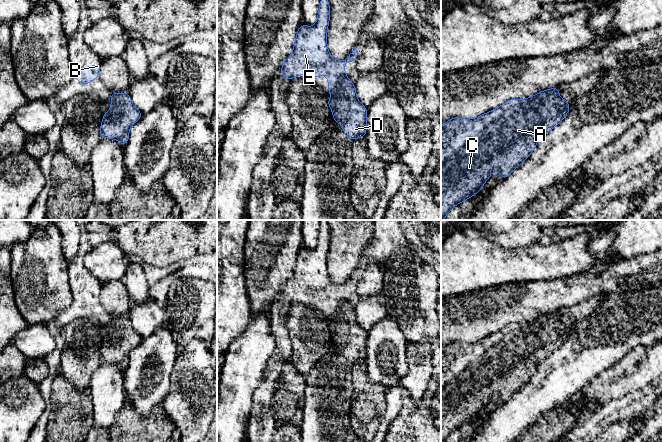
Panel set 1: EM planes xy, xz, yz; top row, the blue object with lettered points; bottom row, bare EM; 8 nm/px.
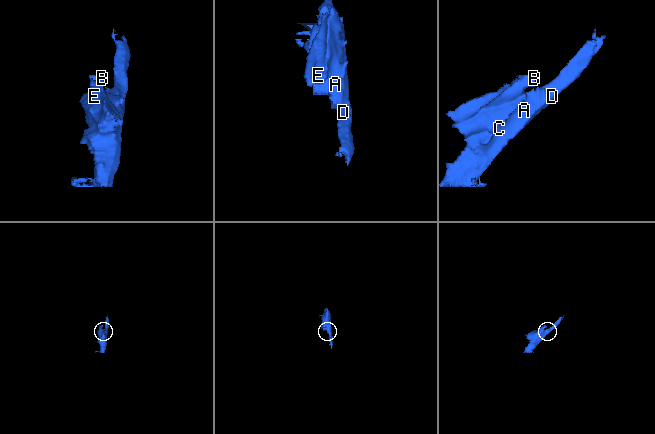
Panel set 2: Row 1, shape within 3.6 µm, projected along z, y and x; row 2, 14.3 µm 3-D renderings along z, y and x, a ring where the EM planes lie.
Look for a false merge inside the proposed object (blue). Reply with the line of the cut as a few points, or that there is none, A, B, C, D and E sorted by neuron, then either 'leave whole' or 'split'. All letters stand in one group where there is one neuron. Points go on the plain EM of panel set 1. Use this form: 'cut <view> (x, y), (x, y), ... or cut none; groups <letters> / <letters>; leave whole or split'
cut none; groups A B C D E; leave whole

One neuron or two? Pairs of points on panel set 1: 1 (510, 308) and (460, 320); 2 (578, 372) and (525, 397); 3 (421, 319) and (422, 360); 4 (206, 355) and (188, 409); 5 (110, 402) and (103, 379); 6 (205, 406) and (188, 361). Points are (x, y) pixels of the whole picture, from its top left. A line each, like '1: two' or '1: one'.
1: one
2: one
3: two
4: one
5: one
6: one

